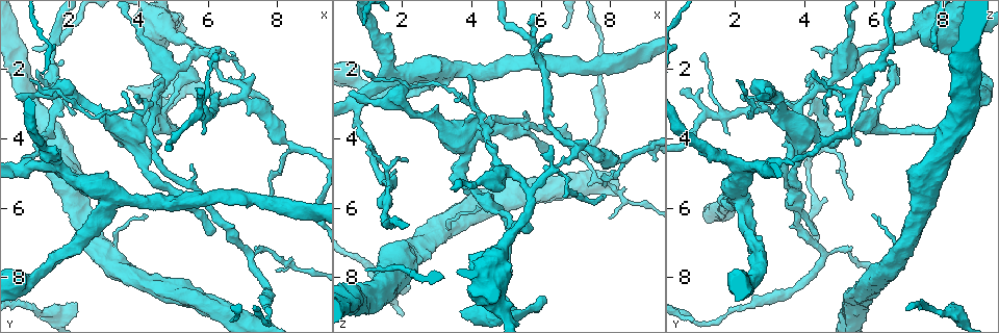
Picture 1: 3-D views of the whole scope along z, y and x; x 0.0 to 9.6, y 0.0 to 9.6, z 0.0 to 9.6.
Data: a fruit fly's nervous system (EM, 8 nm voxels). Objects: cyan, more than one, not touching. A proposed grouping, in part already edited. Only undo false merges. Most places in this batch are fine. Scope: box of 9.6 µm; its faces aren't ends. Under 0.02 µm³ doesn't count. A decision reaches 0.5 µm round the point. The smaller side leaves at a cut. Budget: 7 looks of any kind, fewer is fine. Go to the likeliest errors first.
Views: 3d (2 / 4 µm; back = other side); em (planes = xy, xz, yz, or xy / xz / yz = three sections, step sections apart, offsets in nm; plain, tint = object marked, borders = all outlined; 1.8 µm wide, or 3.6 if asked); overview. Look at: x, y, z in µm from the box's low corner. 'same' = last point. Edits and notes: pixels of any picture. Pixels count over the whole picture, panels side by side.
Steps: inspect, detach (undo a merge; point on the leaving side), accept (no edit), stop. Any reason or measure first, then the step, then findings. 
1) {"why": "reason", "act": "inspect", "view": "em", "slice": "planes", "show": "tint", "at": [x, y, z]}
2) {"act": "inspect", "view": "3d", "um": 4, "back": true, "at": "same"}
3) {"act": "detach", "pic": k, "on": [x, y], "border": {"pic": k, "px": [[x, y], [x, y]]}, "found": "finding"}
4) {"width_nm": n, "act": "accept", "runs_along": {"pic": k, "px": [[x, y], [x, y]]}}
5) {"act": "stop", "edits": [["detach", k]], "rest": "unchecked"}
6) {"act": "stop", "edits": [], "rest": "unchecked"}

{"why": "sudden change in width", "act": "inspect", "view": "em", "slice": "xy", "step": 16, "show": "tint", "at": [7.05, 2.70, 4.25]}

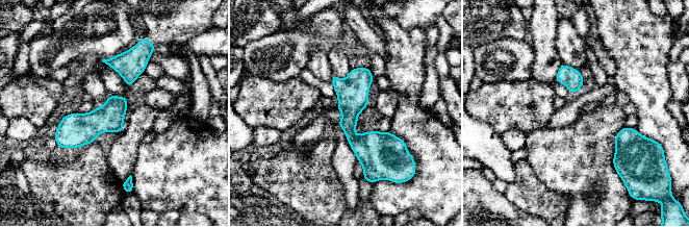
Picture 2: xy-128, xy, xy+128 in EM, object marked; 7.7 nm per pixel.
{"act": "accept", "runs_along": {"pic": 2, "px": [[359, 70], [350, 134], [367, 169]]}, "found": "continuous, no second neuron"}

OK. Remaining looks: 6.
{"why": "a fork", "act": "inspect", "view": "em", "slice": "planes", "show": "tint", "at": [5.95, 3.30, 1.70]}

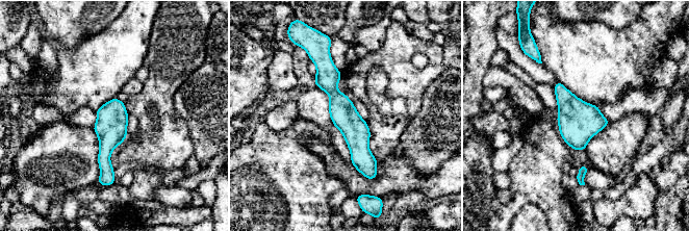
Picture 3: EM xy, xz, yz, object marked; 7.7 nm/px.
{"act": "accept", "runs_along": {"pic": 3, "px": [[324, 58], [367, 175]]}, "found": "one neuron here"}

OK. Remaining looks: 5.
{"why": "three-way junction", "act": "inspect", "view": "3d", "um": 2, "at": [4.45, 3.40, 5.80]}

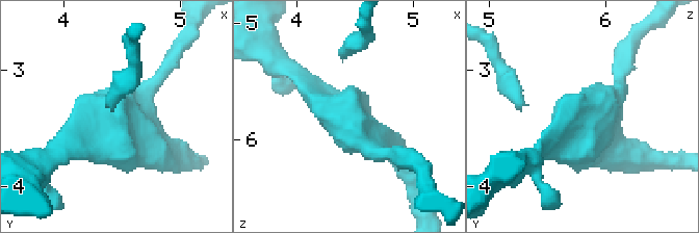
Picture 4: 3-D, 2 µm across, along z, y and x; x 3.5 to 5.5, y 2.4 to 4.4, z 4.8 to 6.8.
{"arms": 3, "why": "shape alone is not enough", "act": "inspect", "view": "em", "slice": "yz", "step": 8, "show": "tint", "at": [4.38, 3.46, 5.78]}

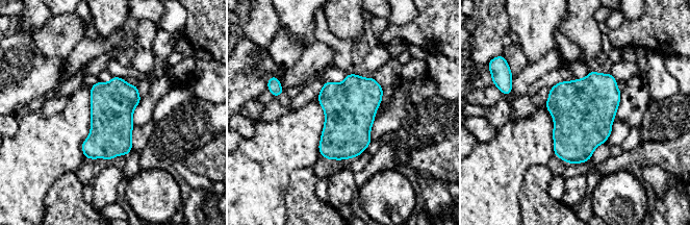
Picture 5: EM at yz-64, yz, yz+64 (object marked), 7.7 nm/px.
{"width_nm": 340, "act": "accept", "found": "one neuron here"}

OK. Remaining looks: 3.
{"act": "stop", "edits": [], "rest": "unchecked"}

